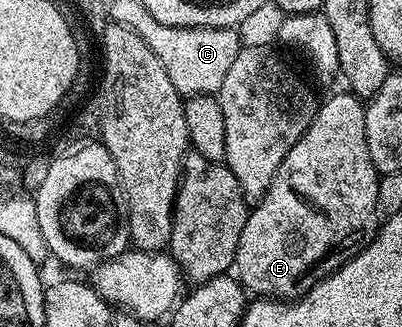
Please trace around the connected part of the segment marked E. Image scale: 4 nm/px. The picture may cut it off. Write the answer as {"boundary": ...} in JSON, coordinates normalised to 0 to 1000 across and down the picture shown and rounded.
{"boundary":[[[876,281],[831,284],[794,318],[776,376],[746,425],[706,474],[706,498],[687,523],[657,599],[639,606],[642,627],[612,654],[607,706],[587,755],[580,820],[602,881],[652,914],[739,914],[821,835],[836,832],[843,804],[868,798],[893,761],[940,713],[945,630],[940,557],[945,532],[915,468],[908,425],[910,321],[903,300]]]}

